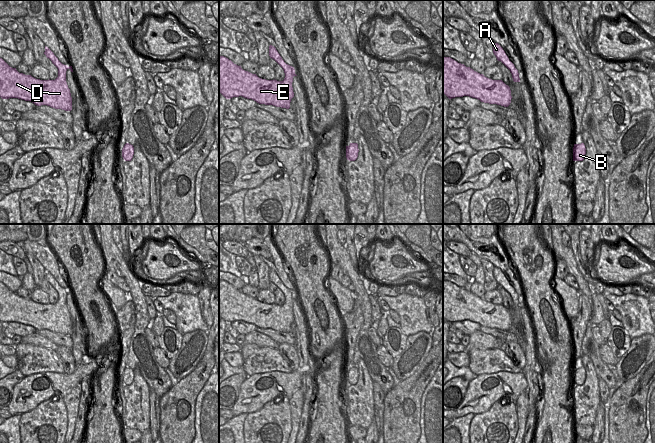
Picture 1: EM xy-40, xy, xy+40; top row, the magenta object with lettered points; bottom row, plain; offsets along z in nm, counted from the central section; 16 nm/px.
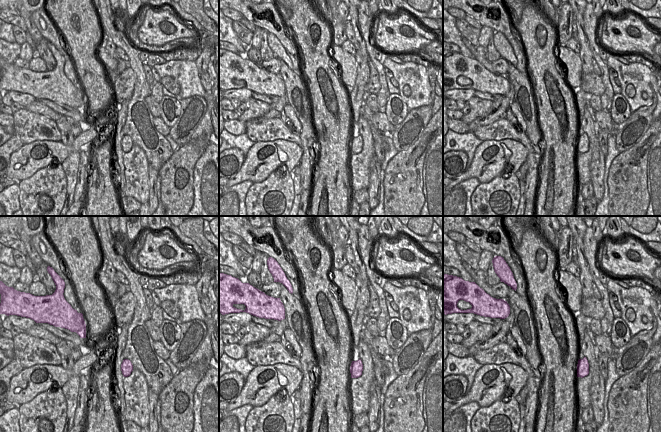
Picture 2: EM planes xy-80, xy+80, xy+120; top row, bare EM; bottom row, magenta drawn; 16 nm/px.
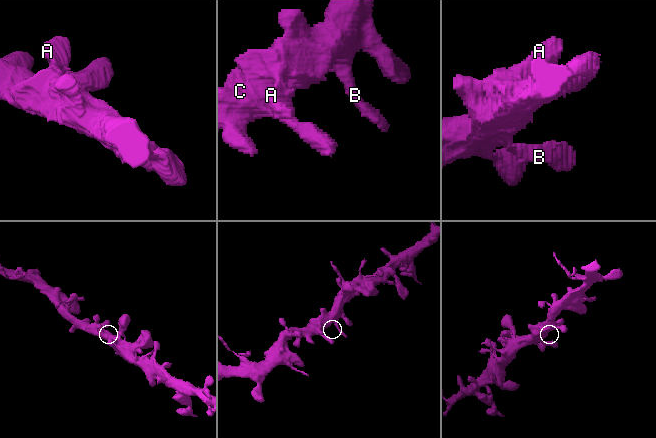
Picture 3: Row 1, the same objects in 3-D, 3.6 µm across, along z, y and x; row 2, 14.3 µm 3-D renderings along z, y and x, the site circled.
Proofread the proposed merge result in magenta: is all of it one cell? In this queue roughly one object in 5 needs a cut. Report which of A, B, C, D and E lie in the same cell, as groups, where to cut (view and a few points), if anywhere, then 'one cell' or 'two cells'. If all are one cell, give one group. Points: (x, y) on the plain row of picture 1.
A B C D E; no cut; one cell

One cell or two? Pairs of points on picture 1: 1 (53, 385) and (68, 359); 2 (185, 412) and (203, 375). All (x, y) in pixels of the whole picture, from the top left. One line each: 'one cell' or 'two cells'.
1: two cells
2: one cell

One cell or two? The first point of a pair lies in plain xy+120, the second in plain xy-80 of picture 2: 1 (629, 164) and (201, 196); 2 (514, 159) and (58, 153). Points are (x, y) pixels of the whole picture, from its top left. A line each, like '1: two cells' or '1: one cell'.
1: two cells
2: one cell

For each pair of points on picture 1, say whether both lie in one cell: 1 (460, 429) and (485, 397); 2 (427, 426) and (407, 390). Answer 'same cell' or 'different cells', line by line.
1: different cells
2: different cells

